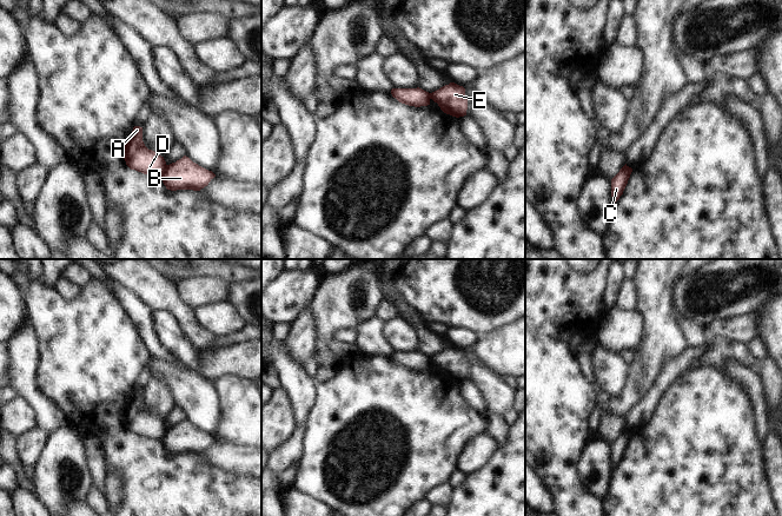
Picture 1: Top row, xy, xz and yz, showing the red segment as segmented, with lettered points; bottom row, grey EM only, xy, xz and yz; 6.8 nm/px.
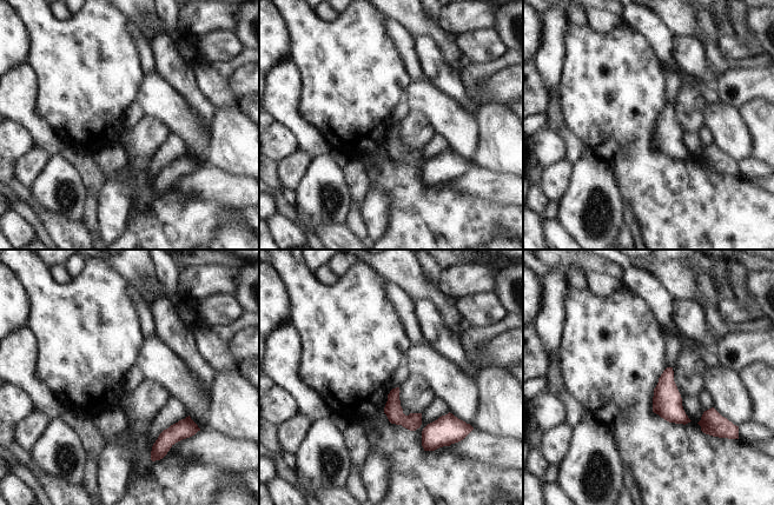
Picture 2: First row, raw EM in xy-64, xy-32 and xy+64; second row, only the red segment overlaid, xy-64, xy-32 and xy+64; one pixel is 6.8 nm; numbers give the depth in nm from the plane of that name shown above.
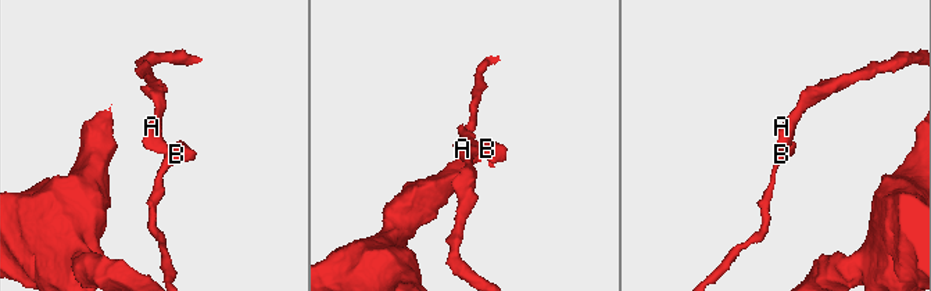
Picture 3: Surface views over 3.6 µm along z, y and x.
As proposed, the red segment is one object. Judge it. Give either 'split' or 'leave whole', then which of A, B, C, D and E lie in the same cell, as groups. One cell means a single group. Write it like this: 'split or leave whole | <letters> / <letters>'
split | A D / B C E

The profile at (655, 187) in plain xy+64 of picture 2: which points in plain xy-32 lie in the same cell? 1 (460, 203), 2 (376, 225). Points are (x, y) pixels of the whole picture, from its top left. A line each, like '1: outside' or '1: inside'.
1: inside
2: outside

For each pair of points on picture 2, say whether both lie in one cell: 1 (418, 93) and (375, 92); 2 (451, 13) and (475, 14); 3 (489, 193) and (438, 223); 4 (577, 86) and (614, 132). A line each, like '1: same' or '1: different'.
1: different
2: same
3: different
4: same

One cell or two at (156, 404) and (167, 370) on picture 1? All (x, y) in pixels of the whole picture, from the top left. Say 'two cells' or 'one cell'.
two cells

